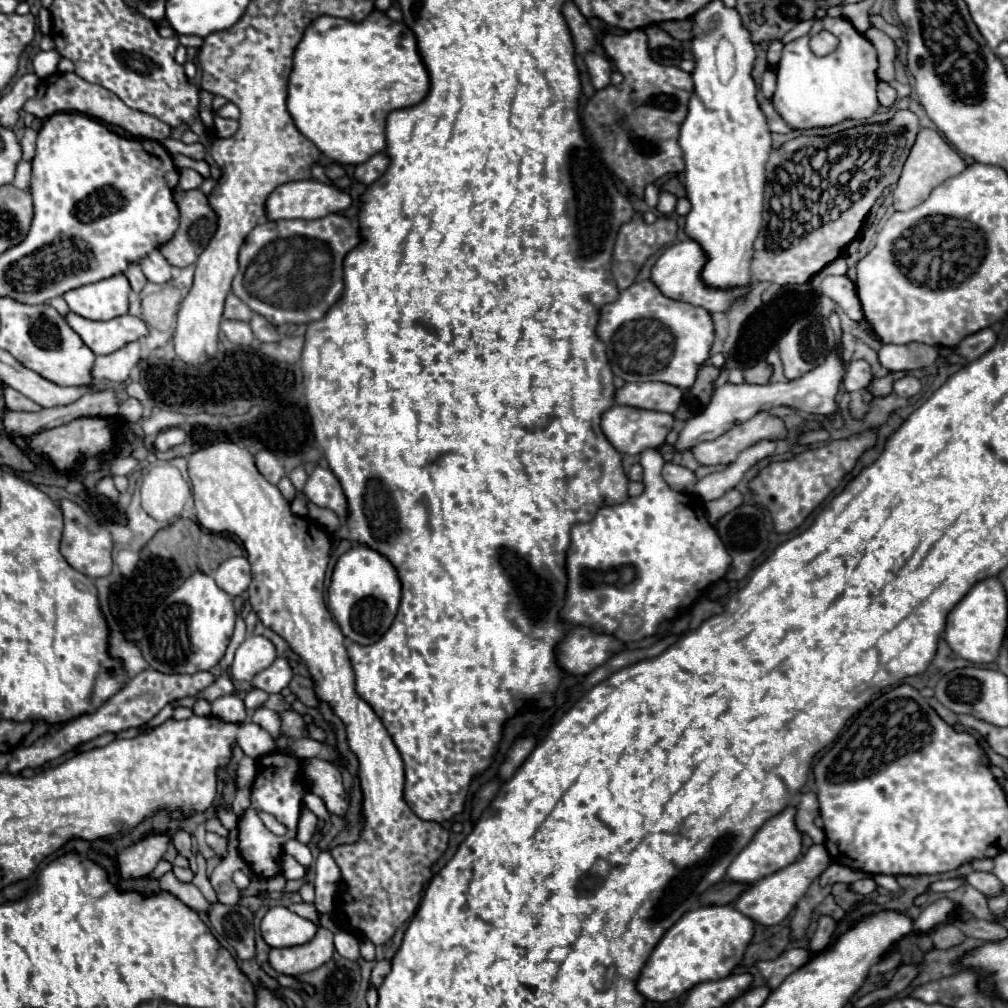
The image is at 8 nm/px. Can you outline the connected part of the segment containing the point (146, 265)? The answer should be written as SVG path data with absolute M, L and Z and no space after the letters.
M153 250L145 258L141 258L139 260L139 266L141 266L143 274L147 276L147 280L151 280L155 284L165 284L171 278L171 266L161 256L159 250Z

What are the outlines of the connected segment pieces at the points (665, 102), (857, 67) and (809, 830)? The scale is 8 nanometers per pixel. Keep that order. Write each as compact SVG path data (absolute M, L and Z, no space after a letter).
M644 30L605 34L601 43L623 74L623 82L595 92L585 106L585 122L603 162L637 198L643 198L645 184L683 170L683 152L677 140L693 94L693 80L681 68L663 66L651 58Z
M819 18L813 24L813 32L829 30L839 38L839 46L825 58L817 58L809 48L809 34L785 44L779 72L777 90L773 94L773 106L791 130L811 130L835 126L843 120L865 120L879 110L877 102L877 52L873 44L859 34L845 18Z
M807 792L797 802L797 814L795 814L795 826L799 832L809 834L815 844L823 842L823 830L819 830L813 820L819 814L819 802L813 792Z

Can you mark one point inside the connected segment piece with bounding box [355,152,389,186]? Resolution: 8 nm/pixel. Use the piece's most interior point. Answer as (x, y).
(368, 172)

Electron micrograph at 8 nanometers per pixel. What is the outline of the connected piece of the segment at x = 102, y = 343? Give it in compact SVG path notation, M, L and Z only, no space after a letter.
M67 312L65 320L95 354L111 354L123 348L123 344L139 340L141 336L147 334L145 322L131 314L117 316L107 322L97 322L83 318L75 312Z

